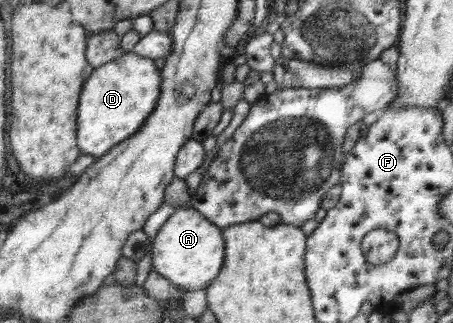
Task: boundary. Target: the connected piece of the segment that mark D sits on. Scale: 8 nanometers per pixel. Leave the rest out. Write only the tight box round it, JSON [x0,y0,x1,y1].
[78,52,161,155]

